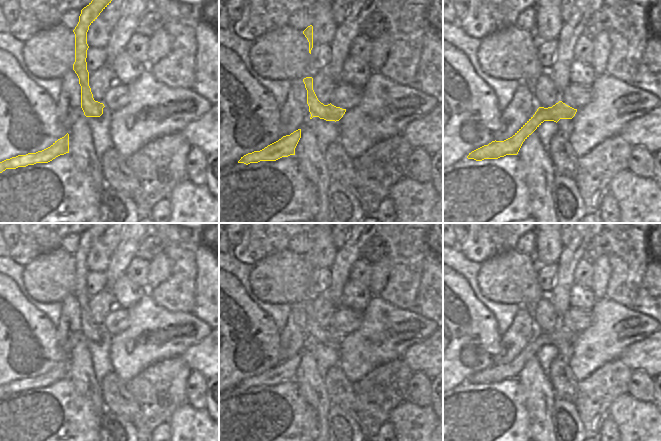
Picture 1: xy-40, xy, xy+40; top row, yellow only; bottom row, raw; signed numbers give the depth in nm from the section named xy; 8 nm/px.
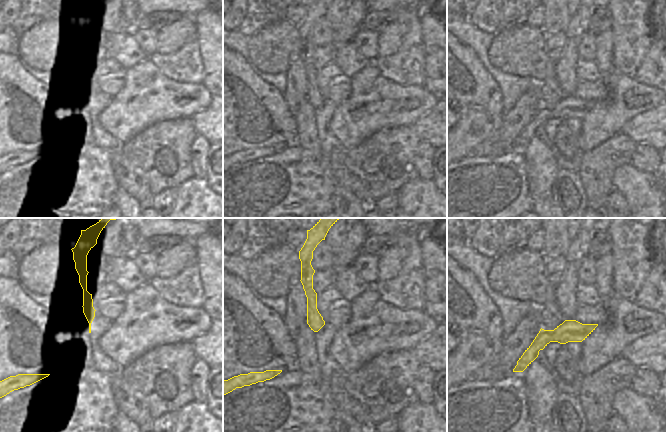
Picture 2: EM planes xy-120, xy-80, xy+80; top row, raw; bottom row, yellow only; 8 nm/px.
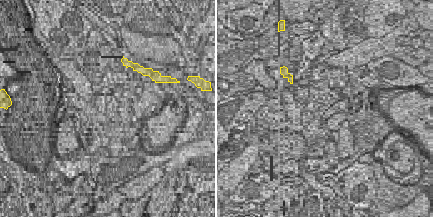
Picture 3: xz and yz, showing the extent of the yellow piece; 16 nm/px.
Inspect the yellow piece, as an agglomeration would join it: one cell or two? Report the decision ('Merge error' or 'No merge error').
Merge error.

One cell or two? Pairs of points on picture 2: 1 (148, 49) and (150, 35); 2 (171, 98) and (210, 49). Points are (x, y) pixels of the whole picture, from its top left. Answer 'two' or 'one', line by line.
1: one
2: two

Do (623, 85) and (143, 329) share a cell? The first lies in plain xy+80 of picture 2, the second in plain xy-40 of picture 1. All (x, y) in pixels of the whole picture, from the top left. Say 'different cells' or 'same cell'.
same cell

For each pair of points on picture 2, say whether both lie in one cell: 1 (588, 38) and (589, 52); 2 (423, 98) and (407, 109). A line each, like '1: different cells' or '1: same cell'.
1: same cell
2: same cell

